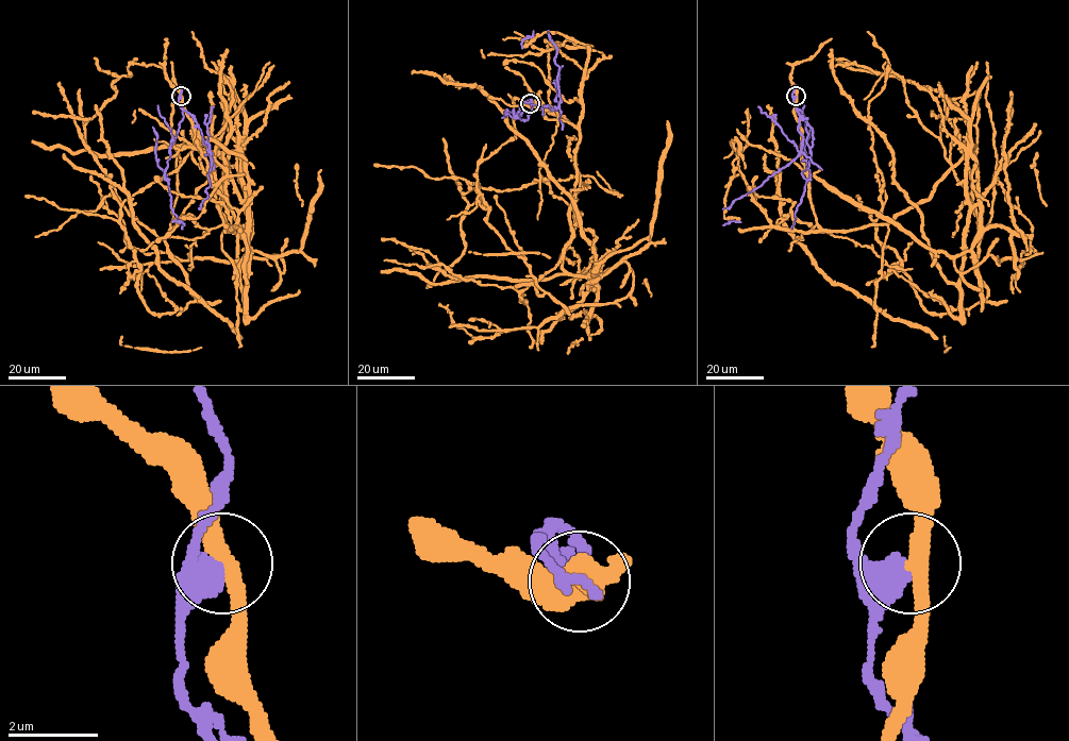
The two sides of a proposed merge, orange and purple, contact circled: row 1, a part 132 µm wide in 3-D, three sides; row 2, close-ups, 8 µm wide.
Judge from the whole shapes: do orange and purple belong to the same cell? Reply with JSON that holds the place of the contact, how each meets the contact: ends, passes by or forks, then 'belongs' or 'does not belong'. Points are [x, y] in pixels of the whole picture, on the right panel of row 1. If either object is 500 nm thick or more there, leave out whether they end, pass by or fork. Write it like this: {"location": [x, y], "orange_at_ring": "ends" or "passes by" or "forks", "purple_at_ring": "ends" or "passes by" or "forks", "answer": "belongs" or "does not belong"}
{"location": [796, 96], "orange_at_ring": "passes by", "purple_at_ring": "ends", "answer": "does not belong"}

